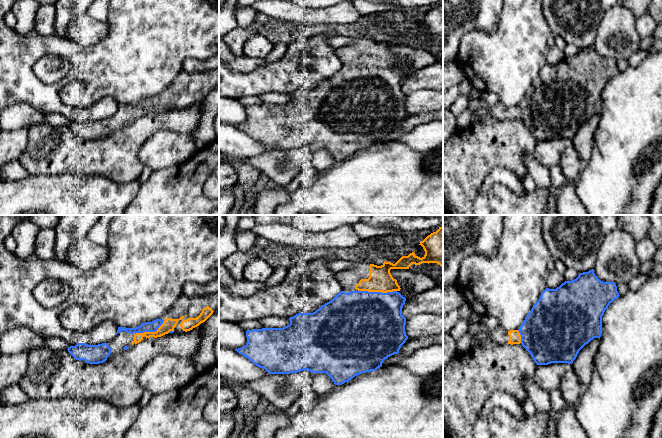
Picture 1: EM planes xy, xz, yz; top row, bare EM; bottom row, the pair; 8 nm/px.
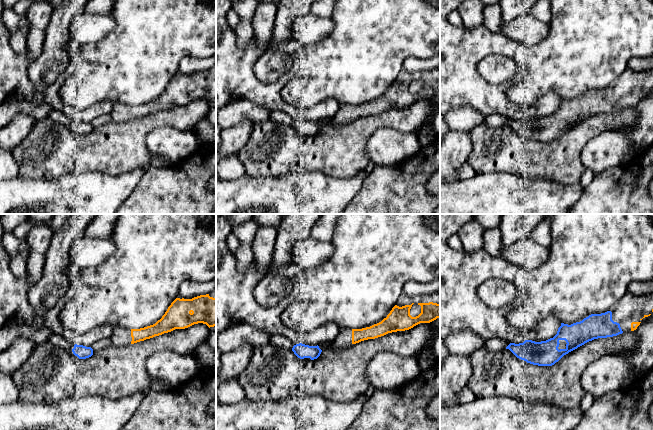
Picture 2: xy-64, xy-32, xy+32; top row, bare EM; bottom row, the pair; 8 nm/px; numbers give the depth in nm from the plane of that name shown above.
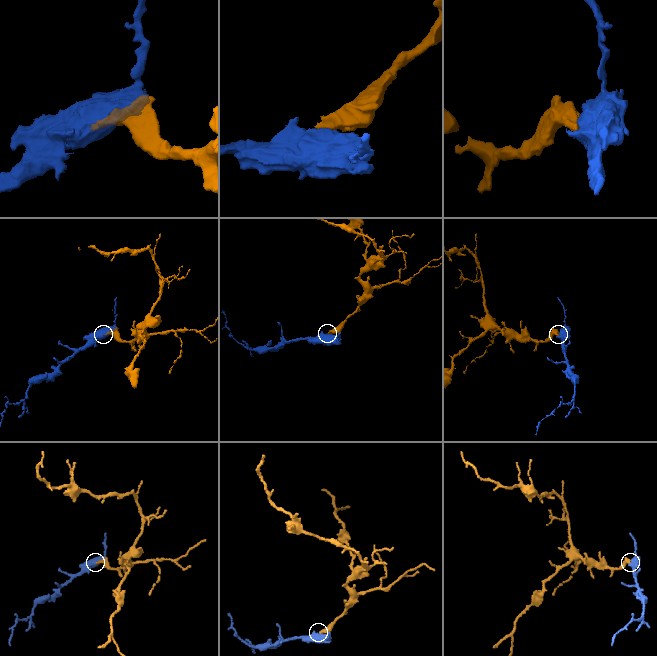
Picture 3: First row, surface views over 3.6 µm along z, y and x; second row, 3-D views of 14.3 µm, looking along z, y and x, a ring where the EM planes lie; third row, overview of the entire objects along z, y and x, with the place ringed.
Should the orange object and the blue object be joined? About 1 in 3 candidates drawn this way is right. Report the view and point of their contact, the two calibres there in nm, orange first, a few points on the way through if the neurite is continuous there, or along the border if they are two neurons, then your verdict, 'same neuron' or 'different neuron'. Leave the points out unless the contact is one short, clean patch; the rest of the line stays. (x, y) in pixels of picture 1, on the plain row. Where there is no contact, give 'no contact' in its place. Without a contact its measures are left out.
meets orange in xz at (377, 67); 190 nm thick on the orange side, 480 nm on the other; runs through xz (380, 55), (377, 67), (369, 97); same neuron

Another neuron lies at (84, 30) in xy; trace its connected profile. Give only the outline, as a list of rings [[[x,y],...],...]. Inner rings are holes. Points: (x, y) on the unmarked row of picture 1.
[[[89,14],[74,18],[67,26],[65,37],[84,48],[101,41],[109,31],[107,21],[100,22]]]

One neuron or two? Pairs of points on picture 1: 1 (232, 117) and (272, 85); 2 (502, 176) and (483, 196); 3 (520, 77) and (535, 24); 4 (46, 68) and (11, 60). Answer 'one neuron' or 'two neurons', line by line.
1: two neurons
2: one neuron
3: one neuron
4: two neurons

